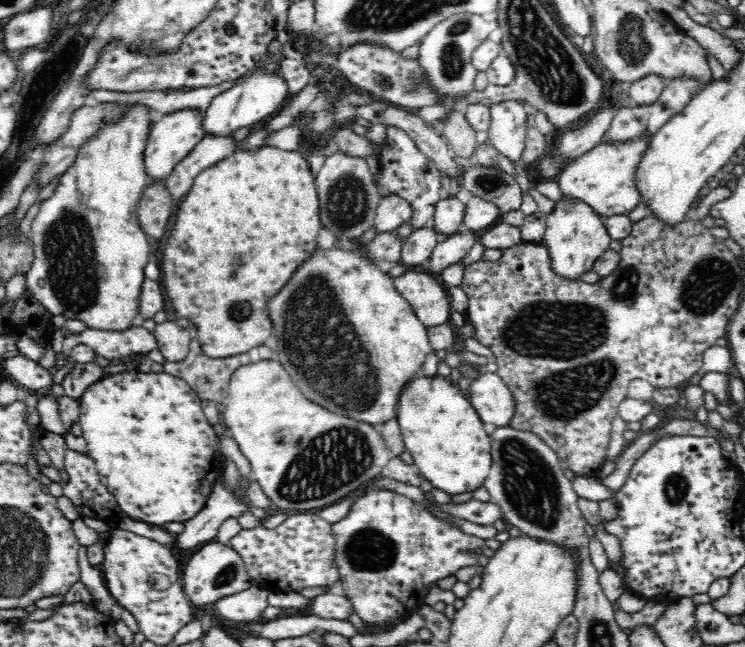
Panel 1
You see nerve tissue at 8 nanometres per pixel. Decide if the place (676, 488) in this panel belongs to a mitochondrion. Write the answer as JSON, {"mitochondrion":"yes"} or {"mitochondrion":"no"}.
{"mitochondrion":"yes"}

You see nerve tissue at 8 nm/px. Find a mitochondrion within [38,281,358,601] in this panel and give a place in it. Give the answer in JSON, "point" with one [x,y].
{"point":[227,574]}

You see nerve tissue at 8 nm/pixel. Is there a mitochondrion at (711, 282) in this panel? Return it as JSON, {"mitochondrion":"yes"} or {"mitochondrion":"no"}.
{"mitochondrion":"yes"}

